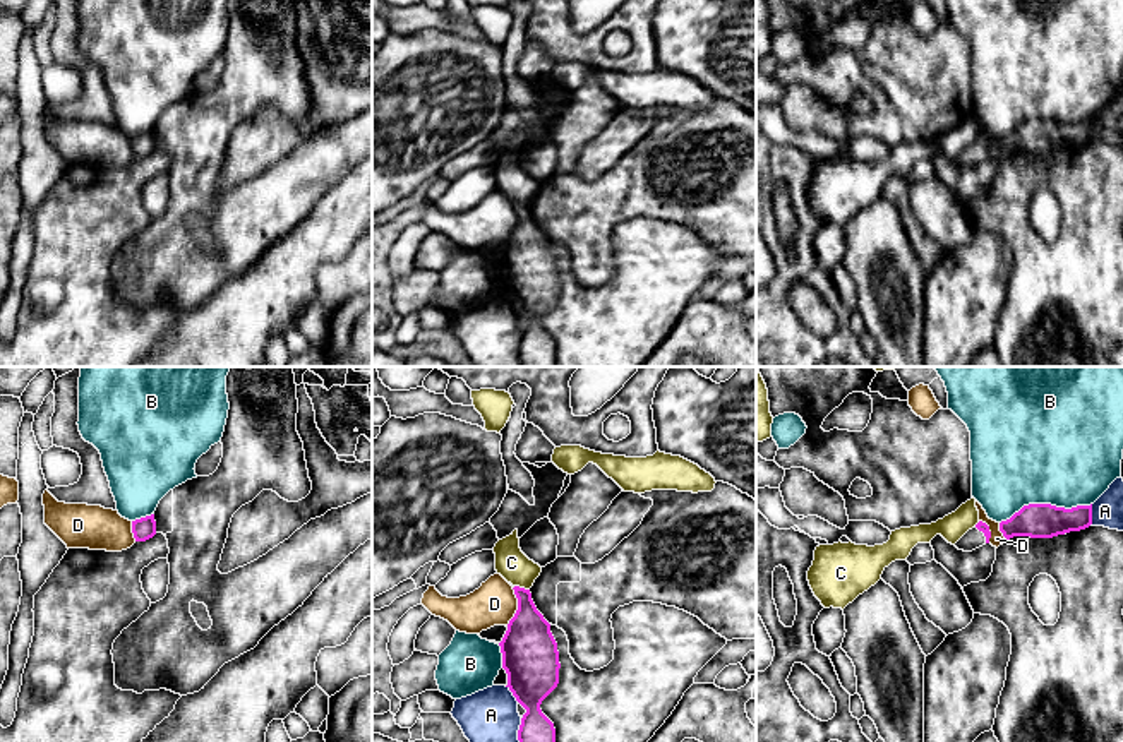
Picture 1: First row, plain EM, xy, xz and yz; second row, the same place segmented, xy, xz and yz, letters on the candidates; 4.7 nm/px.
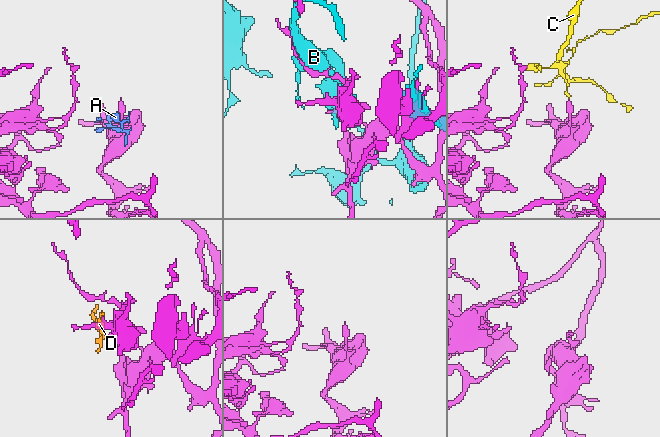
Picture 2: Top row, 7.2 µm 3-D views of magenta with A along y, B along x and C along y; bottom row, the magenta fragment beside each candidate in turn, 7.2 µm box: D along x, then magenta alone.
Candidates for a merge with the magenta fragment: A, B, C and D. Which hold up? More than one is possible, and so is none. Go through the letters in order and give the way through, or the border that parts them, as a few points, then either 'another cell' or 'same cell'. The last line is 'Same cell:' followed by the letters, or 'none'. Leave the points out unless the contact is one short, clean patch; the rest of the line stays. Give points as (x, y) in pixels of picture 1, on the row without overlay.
A: another cell
B: another cell
C: border along xz (515, 201), (528, 206); another cell
D: border along xz (513, 204), (516, 228), (506, 242); another cell
Same cell: none

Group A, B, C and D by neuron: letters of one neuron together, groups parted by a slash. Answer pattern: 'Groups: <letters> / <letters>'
Groups: A / B / C / D

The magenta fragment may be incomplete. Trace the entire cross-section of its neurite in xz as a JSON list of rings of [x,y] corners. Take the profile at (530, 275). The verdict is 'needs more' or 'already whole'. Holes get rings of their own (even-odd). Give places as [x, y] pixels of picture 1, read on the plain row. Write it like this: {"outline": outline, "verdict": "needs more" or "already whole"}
{"outline": [[[514,202],[518,226],[499,259],[507,305],[526,326],[518,346],[523,367],[555,367],[554,339],[542,329],[542,317],[559,300],[559,267],[550,240],[537,226],[530,206]]], "verdict": "already whole"}

